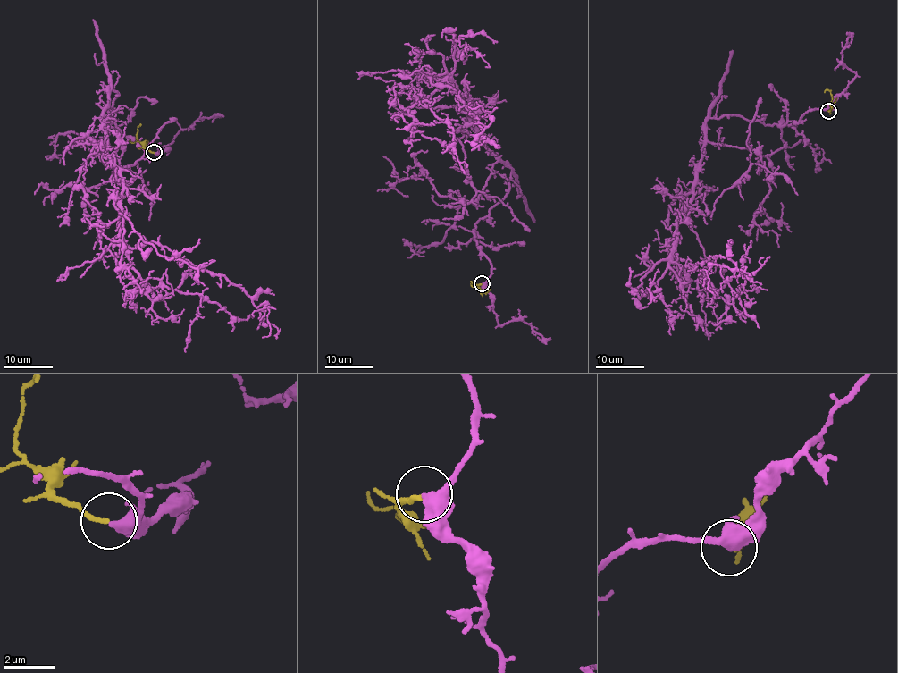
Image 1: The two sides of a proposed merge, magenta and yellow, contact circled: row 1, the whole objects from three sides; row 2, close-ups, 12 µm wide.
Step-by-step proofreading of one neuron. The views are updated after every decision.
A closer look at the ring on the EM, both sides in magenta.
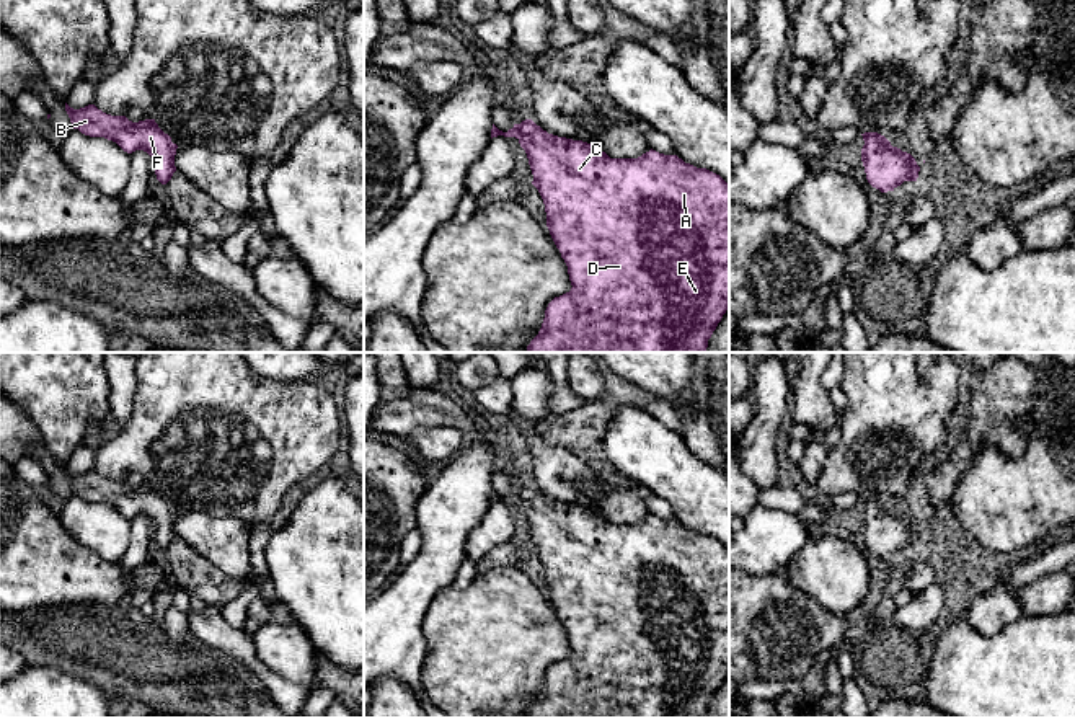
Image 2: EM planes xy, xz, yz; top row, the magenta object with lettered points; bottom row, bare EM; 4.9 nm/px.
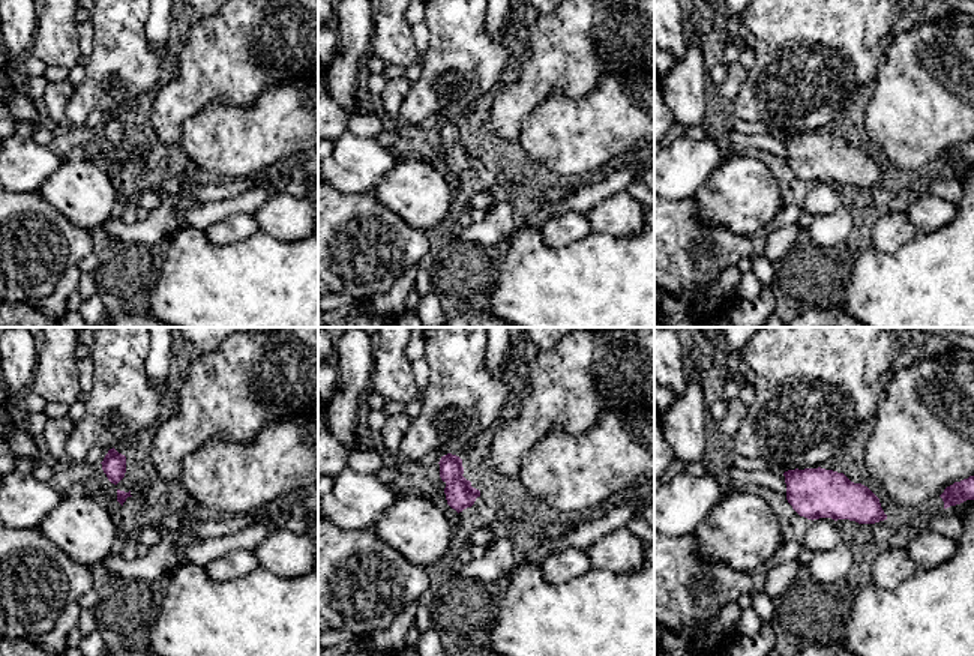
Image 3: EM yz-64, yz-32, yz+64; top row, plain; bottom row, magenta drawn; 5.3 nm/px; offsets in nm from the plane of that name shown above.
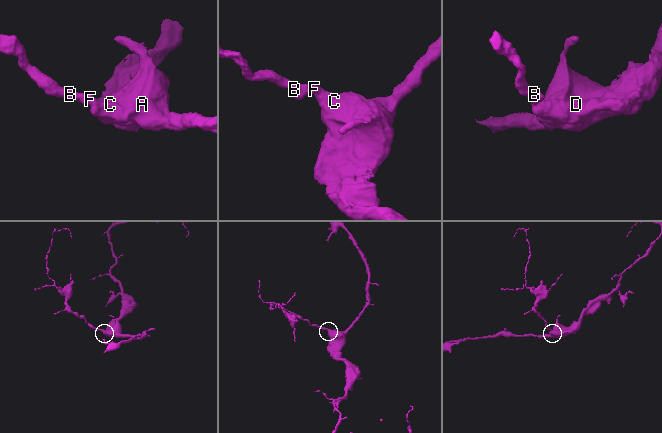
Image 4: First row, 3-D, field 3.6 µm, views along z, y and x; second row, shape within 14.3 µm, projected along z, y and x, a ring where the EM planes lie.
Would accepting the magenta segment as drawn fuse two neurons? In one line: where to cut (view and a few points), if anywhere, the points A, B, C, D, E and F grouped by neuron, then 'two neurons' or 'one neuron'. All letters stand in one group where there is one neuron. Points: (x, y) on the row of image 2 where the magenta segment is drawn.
no cut; A B C D E F; one neuron

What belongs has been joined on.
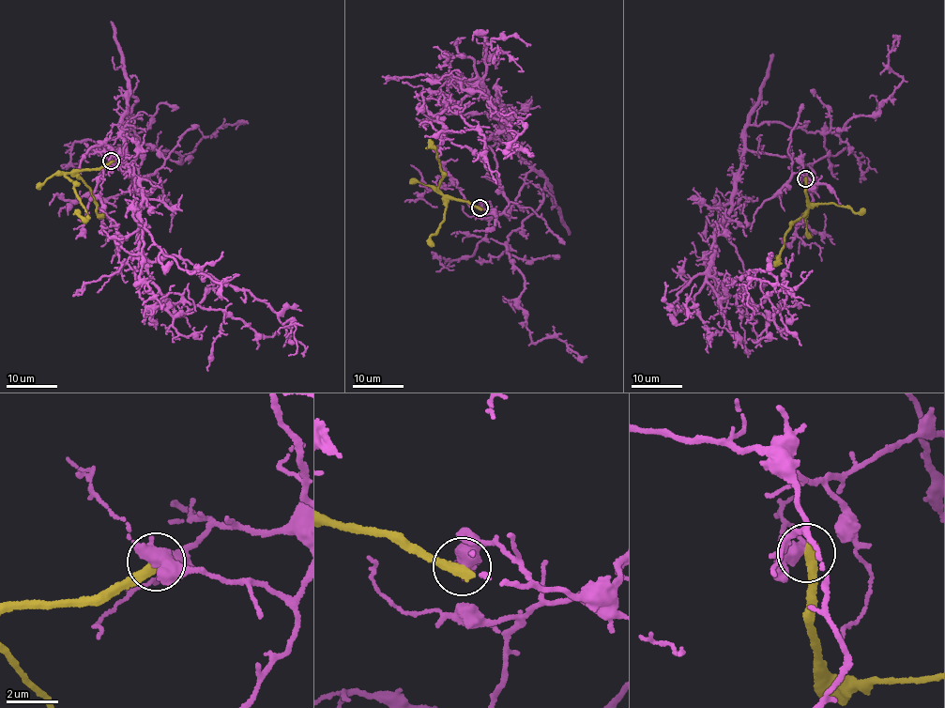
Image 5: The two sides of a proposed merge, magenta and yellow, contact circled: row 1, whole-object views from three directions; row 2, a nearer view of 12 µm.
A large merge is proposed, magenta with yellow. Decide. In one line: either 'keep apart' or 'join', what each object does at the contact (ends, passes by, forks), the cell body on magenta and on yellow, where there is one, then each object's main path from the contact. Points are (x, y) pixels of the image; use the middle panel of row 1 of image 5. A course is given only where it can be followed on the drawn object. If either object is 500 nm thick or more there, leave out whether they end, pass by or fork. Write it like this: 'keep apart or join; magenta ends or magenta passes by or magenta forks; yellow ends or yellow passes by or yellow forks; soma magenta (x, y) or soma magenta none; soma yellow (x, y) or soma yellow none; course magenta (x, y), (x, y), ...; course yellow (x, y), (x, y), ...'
keep apart; soma magenta none; soma yellow none; course magenta (480, 207), (510, 209), (530, 167), (500, 105), (462, 79), (510, 127), (510, 148), (524, 118), (499, 113); course yellow (480, 207), (464, 201), (449, 199), (440, 192), (440, 165), (430, 143), (425, 148)

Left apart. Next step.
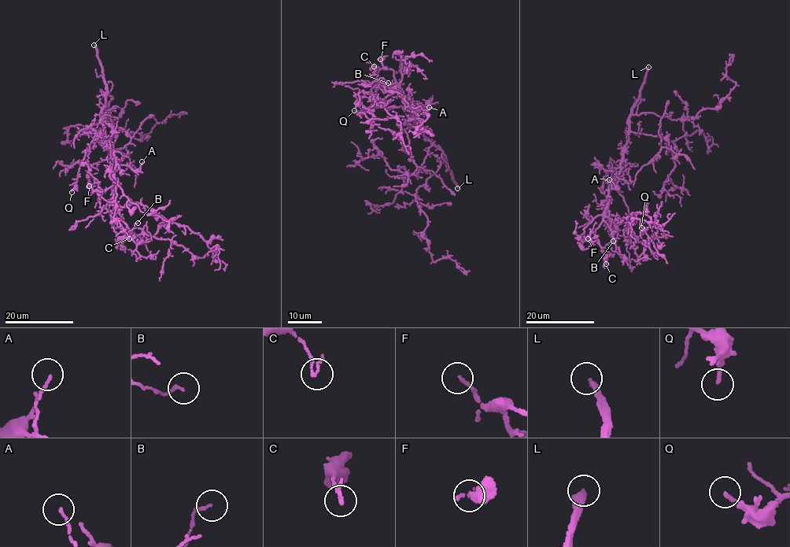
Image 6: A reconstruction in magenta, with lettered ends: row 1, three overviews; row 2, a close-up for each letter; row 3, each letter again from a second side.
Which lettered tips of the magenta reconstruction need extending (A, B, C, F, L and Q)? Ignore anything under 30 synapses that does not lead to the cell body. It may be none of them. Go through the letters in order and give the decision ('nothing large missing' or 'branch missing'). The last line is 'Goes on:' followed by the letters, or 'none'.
A: nothing large missing
B: nothing large missing
C: nothing large missing
F: nothing large missing
L: branch missing
Q: nothing large missing
Goes on: L

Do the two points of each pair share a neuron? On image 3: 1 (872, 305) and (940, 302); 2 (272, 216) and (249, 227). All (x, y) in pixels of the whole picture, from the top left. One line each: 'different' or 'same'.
1: same
2: different

